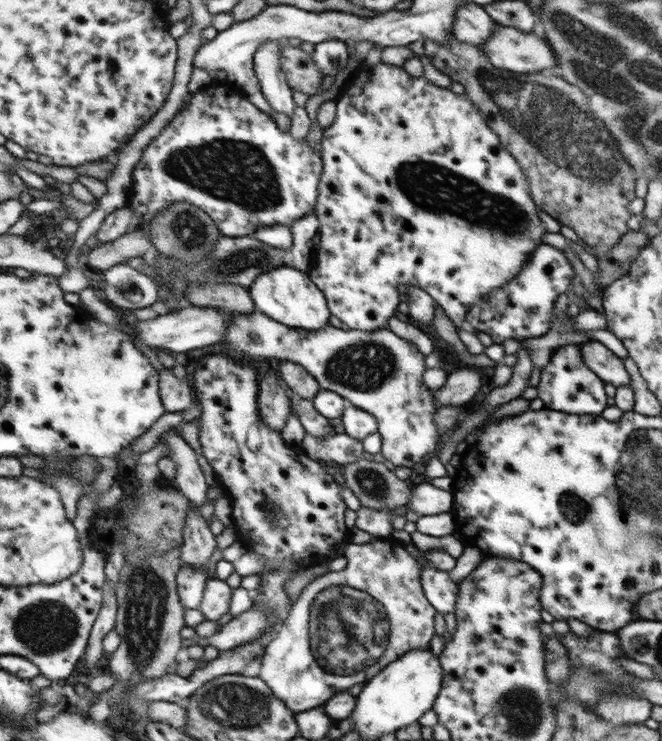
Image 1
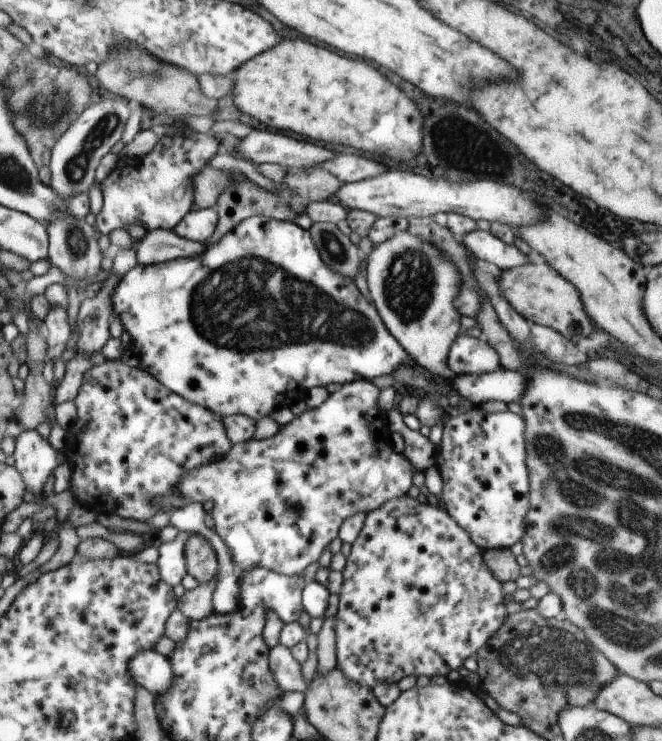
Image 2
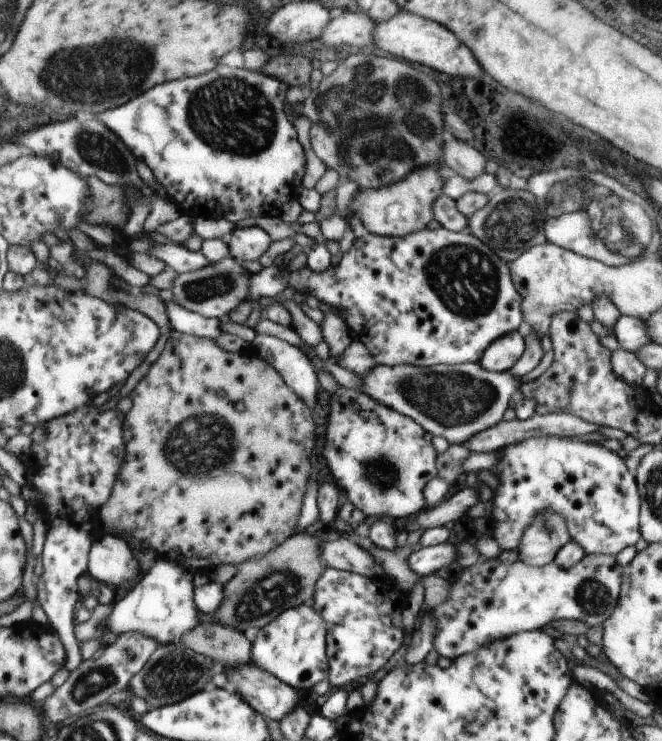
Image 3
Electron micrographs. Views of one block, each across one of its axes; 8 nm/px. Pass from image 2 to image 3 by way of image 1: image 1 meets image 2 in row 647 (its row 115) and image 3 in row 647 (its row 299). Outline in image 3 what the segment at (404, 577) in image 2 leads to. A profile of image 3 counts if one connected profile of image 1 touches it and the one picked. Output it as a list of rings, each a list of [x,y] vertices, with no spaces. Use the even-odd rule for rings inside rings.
[[[611,554],[584,555],[575,566],[563,570],[553,561],[543,566],[535,567],[519,560],[513,564],[503,564],[495,559],[485,559],[459,572],[457,580],[450,584],[449,596],[443,604],[433,608],[435,618],[435,638],[433,650],[437,656],[443,656],[452,661],[459,656],[473,652],[493,640],[501,640],[519,632],[536,631],[547,626],[553,620],[577,620],[587,627],[601,624],[609,618],[609,614],[616,608],[620,596],[621,566],[617,564]],[[325,566],[321,572],[321,580],[317,582],[315,590],[315,610],[321,614],[321,620],[325,622],[325,656],[327,656],[327,681],[331,690],[340,687],[348,688],[356,686],[369,678],[375,670],[379,670],[389,656],[399,648],[401,644],[401,612],[391,604],[389,598],[379,594],[377,586],[370,578]]]

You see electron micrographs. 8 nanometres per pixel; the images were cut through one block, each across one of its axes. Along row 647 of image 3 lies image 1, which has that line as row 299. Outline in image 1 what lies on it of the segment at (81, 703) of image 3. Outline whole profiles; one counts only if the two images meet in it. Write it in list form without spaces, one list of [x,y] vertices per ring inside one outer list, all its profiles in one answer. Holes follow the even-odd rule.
[[[126,263],[105,271],[103,278],[105,289],[101,296],[115,308],[133,310],[151,307],[159,299],[158,282]]]

